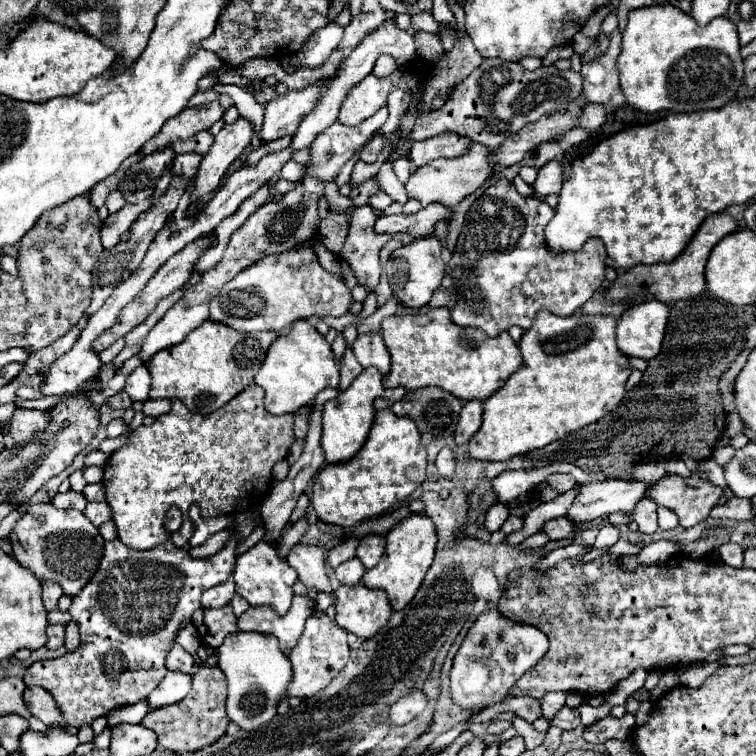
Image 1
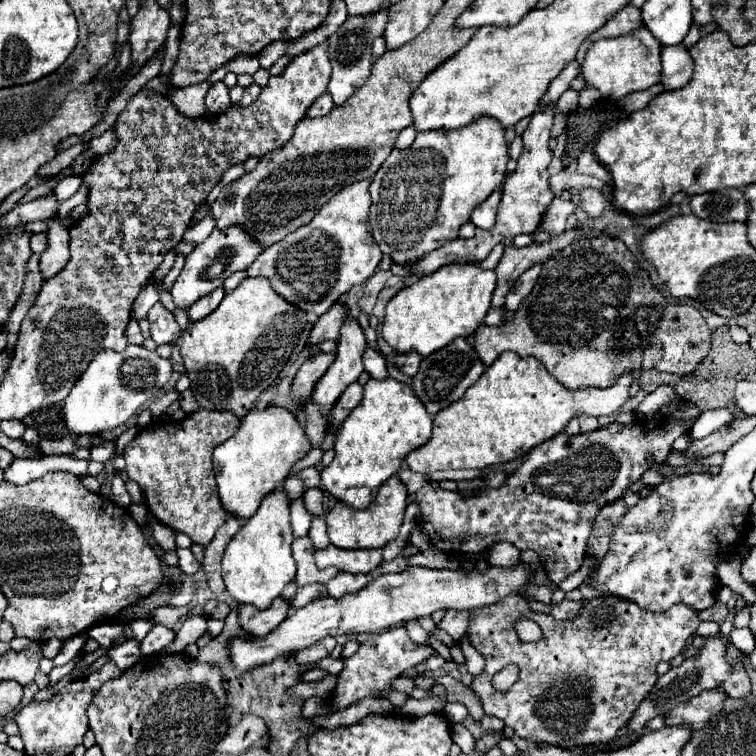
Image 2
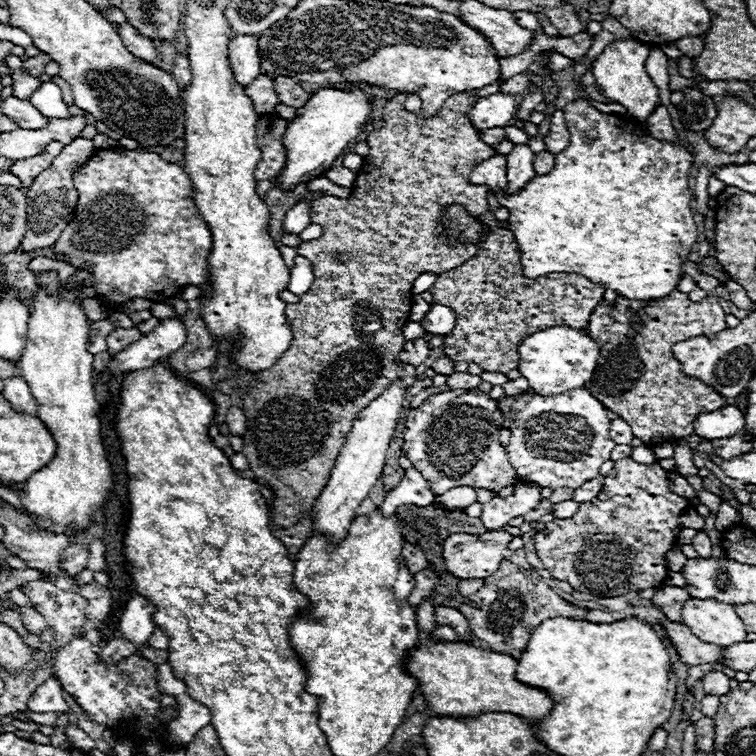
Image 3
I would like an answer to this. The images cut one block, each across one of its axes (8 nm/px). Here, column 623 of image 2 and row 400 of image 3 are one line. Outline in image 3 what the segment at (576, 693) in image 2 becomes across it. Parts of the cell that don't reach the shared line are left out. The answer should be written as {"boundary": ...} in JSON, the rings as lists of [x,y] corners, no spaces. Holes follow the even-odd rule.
{"boundary":[[[678,290],[670,292],[664,300],[624,300],[618,296],[614,306],[608,306],[604,300],[598,302],[598,306],[594,308],[590,322],[586,326],[586,332],[588,332],[588,336],[592,336],[592,340],[596,340],[600,344],[600,358],[598,358],[596,372],[590,380],[590,384],[586,384],[586,388],[608,410],[612,410],[620,418],[628,420],[634,436],[640,438],[644,444],[656,446],[662,442],[674,442],[674,440],[690,436],[694,432],[692,424],[700,414],[716,412],[722,406],[726,406],[728,400],[722,398],[714,388],[710,388],[702,380],[686,376],[682,372],[682,364],[672,354],[672,346],[682,340],[700,336],[700,334],[724,330],[726,328],[724,316],[726,314],[720,308],[716,298],[708,296],[700,302],[692,302],[692,300],[688,300],[688,296],[684,292],[678,292]]]}

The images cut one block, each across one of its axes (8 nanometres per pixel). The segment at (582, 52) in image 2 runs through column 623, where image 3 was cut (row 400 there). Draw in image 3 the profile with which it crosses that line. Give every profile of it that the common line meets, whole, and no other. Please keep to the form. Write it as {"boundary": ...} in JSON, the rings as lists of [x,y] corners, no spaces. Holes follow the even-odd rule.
{"boundary":[[[12,376],[12,378],[6,378],[4,380],[4,390],[2,390],[4,398],[10,400],[10,404],[22,412],[28,412],[28,414],[34,414],[36,416],[36,400],[34,396],[30,394],[30,388],[28,384],[20,378],[20,376]]]}

